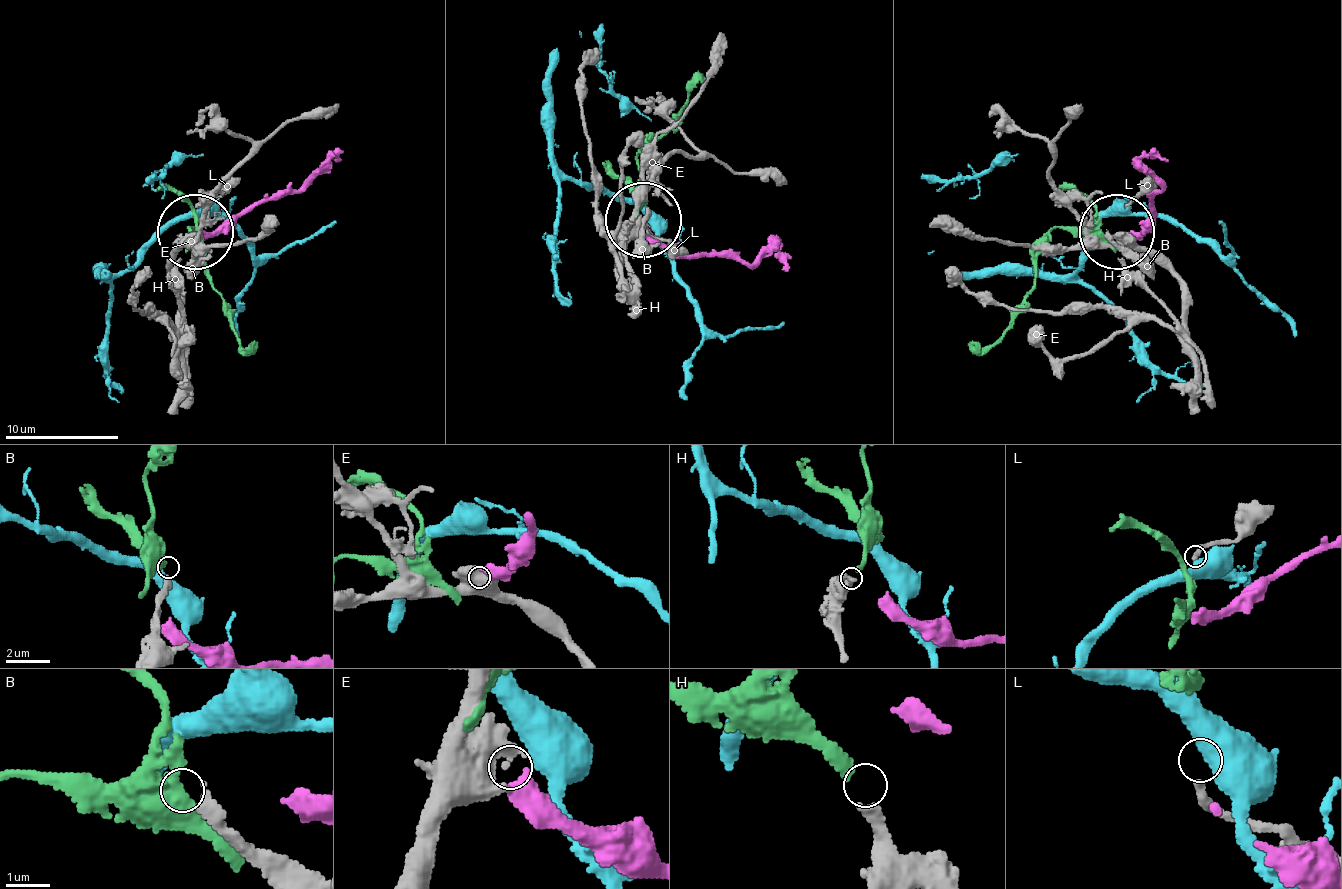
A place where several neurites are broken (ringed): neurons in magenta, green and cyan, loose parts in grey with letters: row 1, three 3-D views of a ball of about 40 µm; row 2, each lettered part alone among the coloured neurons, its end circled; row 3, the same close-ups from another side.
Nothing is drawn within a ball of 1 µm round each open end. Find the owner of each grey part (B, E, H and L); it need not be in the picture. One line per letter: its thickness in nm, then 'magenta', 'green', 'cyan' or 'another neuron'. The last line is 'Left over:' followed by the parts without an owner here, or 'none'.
B: calibre 280 nm; another neuron
E: calibre 400 nm; magenta
H: calibre 240 nm; green
L: calibre 240 nm; another neuron
Left over: B, L

